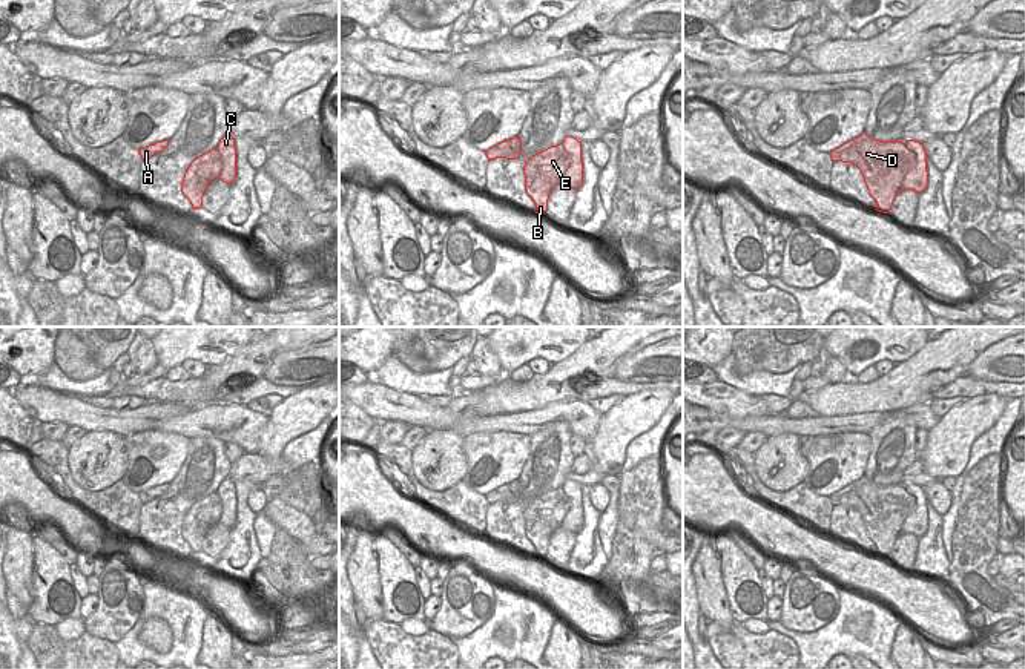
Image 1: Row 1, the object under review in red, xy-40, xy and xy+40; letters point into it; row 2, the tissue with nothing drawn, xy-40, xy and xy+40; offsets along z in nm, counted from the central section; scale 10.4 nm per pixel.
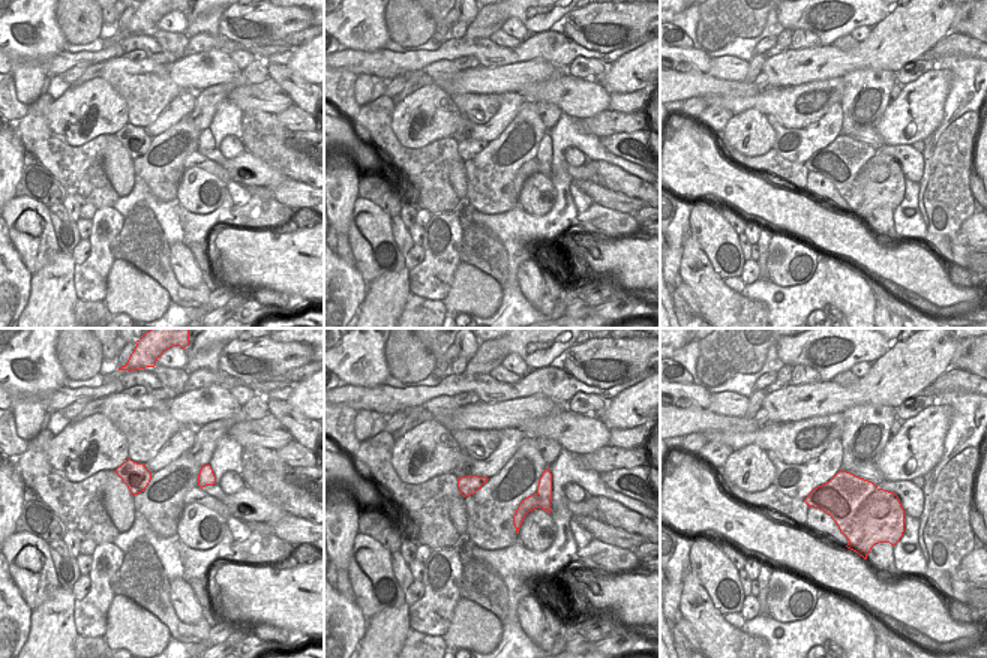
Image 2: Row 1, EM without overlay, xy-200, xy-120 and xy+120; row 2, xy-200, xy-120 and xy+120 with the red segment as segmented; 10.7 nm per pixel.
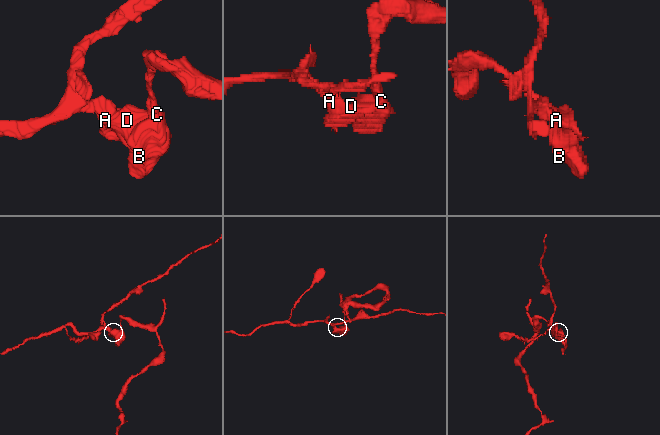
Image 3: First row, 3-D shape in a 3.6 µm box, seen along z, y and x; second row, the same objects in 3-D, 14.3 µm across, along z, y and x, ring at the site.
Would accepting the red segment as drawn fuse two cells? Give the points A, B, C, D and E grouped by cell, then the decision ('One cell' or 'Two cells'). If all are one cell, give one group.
Groups: A B D E / C. Two cells

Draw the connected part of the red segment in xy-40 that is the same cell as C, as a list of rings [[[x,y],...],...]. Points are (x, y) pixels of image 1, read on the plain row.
[[[227,476],[215,493],[219,494],[222,502],[222,516],[219,523],[230,529],[236,522],[236,491],[233,480]]]

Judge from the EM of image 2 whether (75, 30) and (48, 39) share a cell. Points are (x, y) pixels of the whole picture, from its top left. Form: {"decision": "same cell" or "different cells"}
{"decision": "different cells"}

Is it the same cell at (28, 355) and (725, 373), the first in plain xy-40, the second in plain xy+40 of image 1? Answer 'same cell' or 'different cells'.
different cells

